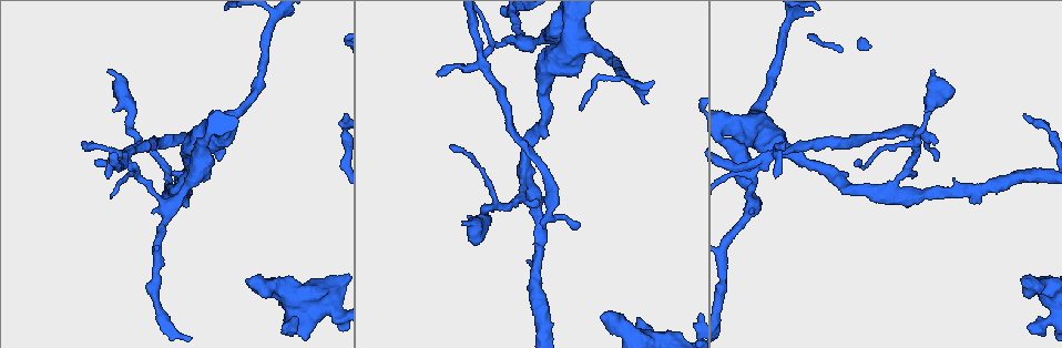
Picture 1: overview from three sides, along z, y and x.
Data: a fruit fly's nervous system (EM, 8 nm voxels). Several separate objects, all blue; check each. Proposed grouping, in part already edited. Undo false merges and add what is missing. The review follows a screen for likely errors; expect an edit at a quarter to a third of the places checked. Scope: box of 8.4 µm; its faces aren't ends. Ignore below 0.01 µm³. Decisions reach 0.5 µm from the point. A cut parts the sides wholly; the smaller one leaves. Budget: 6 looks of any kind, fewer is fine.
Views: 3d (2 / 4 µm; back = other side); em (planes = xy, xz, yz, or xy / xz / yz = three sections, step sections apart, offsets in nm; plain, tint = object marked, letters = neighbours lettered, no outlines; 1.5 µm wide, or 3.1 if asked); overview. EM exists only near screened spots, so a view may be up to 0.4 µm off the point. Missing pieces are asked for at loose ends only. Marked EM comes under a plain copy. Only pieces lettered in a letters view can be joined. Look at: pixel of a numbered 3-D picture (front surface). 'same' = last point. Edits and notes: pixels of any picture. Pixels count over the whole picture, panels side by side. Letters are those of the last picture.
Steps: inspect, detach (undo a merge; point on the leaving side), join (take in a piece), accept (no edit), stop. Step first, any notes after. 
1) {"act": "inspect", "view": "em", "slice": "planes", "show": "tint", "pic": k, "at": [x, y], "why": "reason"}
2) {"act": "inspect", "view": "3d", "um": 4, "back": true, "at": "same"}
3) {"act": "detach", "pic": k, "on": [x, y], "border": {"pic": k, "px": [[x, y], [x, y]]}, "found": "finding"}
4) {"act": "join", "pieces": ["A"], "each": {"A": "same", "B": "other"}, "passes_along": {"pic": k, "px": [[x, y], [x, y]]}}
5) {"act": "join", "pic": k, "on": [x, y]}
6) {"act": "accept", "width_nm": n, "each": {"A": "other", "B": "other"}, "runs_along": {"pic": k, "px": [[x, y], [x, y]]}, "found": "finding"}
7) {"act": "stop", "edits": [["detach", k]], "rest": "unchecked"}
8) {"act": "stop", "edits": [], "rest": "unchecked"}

{"act": "inspect", "view": "em", "um": 3.1, "slice": "planes", "show": "letters", "pic": 1, "at": [637, 320], "why": "an open end"}

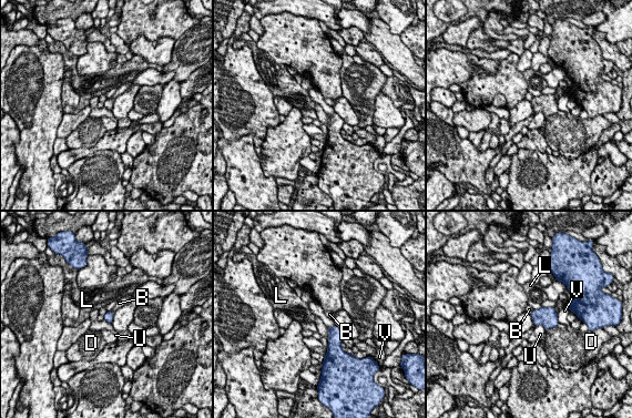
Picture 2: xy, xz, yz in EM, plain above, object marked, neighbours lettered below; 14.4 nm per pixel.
{"act": "accept", "each": {"B": "other", "D": "other", "L": "other", "U": "other", "V": "other"}, "border": {"pic": 2, "px": [[533, 309], [530, 313]]}, "found": "no lettered piece goes on from it"}

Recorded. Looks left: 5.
{"act": "inspect", "view": "em", "slice": "xy", "step": 8, "show": "letters", "pic": 1, "at": [81, 144], "why": "free end"}

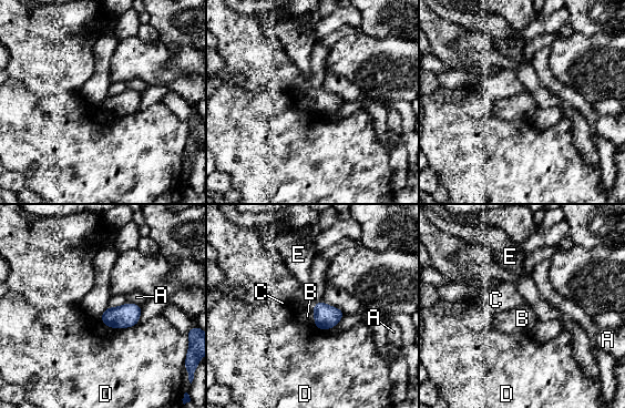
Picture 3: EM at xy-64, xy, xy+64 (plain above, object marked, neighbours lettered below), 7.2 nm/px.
{"act": "join", "pieces": ["C"], "longest_contact_nm": ["D", 280], "each": {"A": "other", "B": "other", "C": "same", "D": "other", "E": "other"}, "passes_along": {"pic": 3, "px": [[326, 317], [315, 307], [298, 298]]}, "found": "the neuron continues"}

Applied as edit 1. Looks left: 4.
{"act": "inspect", "view": "overview"}

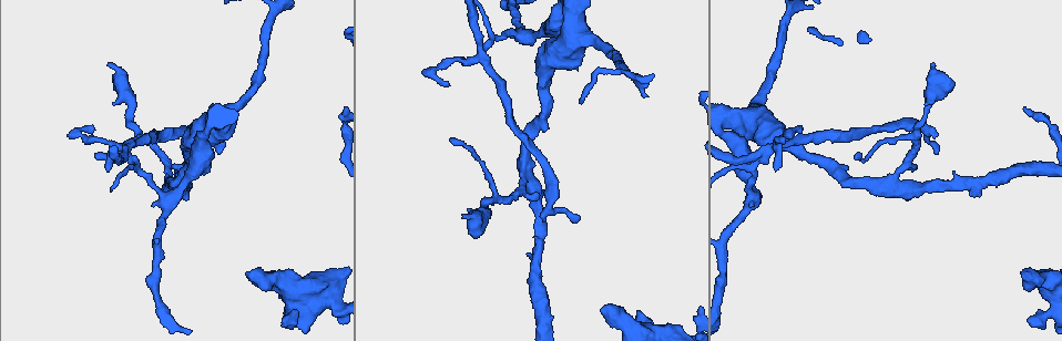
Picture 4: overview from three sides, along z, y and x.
{"act": "inspect", "view": "3d", "um": 4, "pic": 4, "at": [462, 216], "why": "free end"}

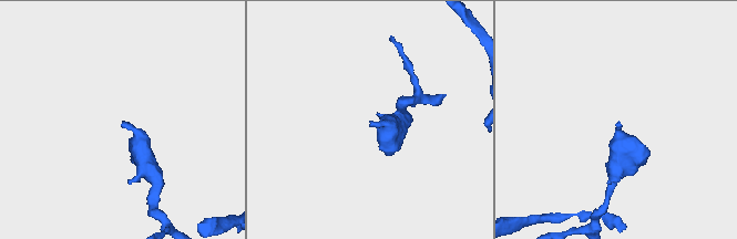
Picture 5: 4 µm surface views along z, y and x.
{"act": "inspect", "view": "em", "slice": "xy", "step": 4, "show": "tint", "pic": 5, "at": [123, 121]}

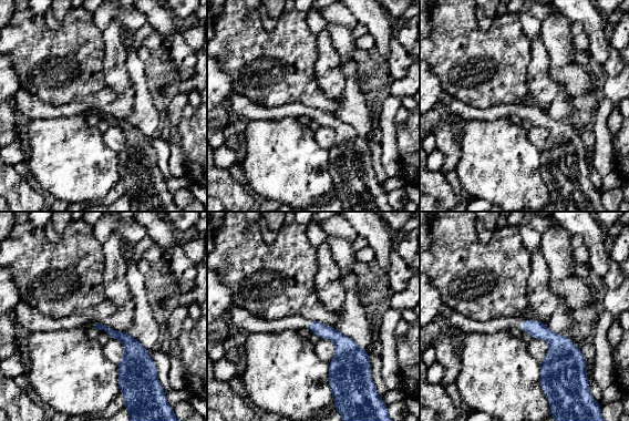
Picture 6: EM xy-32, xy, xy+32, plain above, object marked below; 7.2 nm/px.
{"act": "inspect", "view": "em", "slice": "planes", "show": "letters", "at": "same", "why": "cut it another way"}

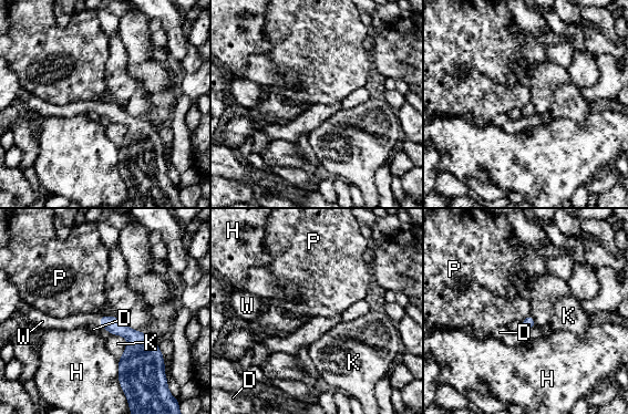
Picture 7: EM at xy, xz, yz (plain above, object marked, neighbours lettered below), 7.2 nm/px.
{"act": "join", "pieces": ["W"], "each": {"D": "other", "H": "other", "K": "other", "P": "other", "W": "same"}, "found": "the neuron continues"}

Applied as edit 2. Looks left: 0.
{"act": "stop", "edits": [["join", 3], ["join", 7]], "rest": "unchecked"}

